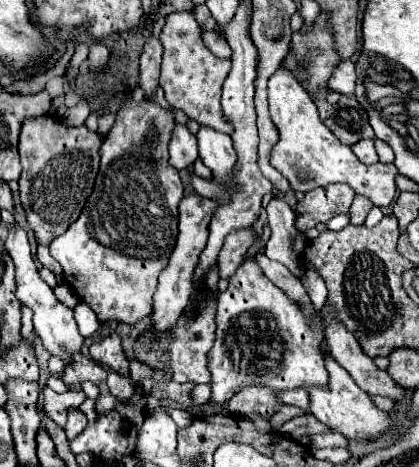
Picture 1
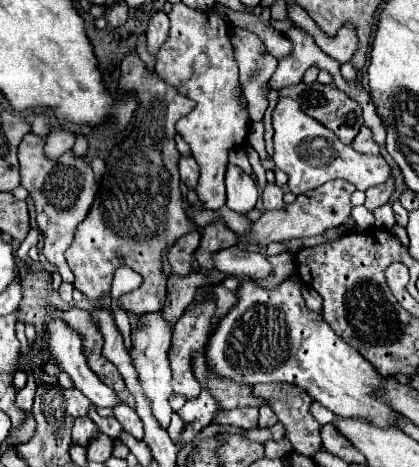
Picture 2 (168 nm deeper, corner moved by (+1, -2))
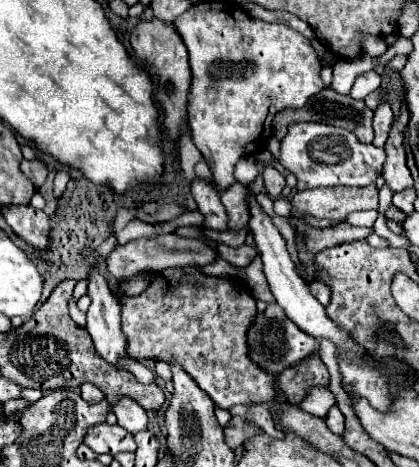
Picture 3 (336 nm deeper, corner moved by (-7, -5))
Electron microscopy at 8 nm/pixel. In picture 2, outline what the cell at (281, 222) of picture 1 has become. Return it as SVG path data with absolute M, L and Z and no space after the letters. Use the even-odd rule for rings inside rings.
M270 183L264 193L262 193L262 201L264 201L264 209L266 211L274 211L274 209L284 209L284 193L276 183Z

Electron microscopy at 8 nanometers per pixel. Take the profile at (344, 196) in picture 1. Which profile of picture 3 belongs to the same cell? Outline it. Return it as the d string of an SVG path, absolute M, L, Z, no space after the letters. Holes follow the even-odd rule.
M376 184L364 188L314 188L296 192L292 196L292 210L312 214L320 220L344 222L350 212L356 210L376 210L378 208L378 188Z

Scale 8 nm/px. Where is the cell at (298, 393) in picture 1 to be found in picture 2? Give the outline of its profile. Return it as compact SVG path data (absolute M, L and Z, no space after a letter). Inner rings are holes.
M316 401L310 405L310 413L312 413L312 417L314 417L320 425L332 423L332 417L334 417L334 413L332 413L330 409L326 409L324 405L320 405L320 403L316 403Z

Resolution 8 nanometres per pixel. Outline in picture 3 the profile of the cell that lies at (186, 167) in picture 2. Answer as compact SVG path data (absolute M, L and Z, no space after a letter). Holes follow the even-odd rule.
M196 178L192 182L192 196L198 204L198 210L204 216L204 228L210 230L228 230L228 214L220 202L220 194L206 180Z

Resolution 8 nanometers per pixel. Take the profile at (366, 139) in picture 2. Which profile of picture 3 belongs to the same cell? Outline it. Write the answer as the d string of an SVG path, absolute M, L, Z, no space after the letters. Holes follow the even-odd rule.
M380 104L380 108L374 112L374 132L376 132L376 138L374 138L372 144L380 146L380 148L386 144L392 122L394 122L394 116L392 116L390 106L388 104Z

